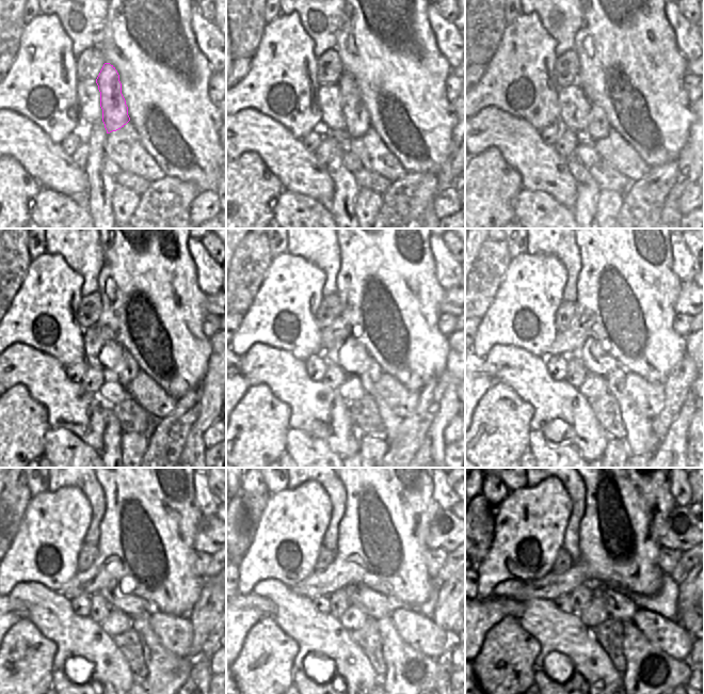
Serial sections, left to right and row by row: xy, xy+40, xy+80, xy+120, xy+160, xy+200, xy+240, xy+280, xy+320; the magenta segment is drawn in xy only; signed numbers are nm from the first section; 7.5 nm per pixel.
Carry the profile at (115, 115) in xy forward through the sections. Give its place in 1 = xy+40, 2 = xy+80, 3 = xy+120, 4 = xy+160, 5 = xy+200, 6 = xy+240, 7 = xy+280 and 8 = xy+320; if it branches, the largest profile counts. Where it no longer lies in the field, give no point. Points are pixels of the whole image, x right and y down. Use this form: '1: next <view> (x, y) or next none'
1: next xy+40 (356, 116)
2: next xy+80 (598, 127)
3: next xy+120 (130, 368)
4: next xy+160 (368, 378)
5: next xy+200 (640, 439)
6: next xy+240 (166, 673)
7: next xy+280 (408, 671)
8: next xy+320 (650, 673)

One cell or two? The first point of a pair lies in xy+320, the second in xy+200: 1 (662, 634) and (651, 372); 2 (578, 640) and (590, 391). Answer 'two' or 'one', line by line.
1: two
2: two

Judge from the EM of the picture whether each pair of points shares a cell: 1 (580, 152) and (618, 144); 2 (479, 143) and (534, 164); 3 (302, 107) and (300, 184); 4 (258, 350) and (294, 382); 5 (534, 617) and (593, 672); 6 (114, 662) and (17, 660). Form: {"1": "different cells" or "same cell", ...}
{"1": "different cells", "2": "same cell", "3": "different cells", "4": "same cell", "5": "same cell", "6": "different cells"}

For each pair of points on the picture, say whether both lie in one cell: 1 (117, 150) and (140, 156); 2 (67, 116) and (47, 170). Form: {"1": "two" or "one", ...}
{"1": "one", "2": "two"}

